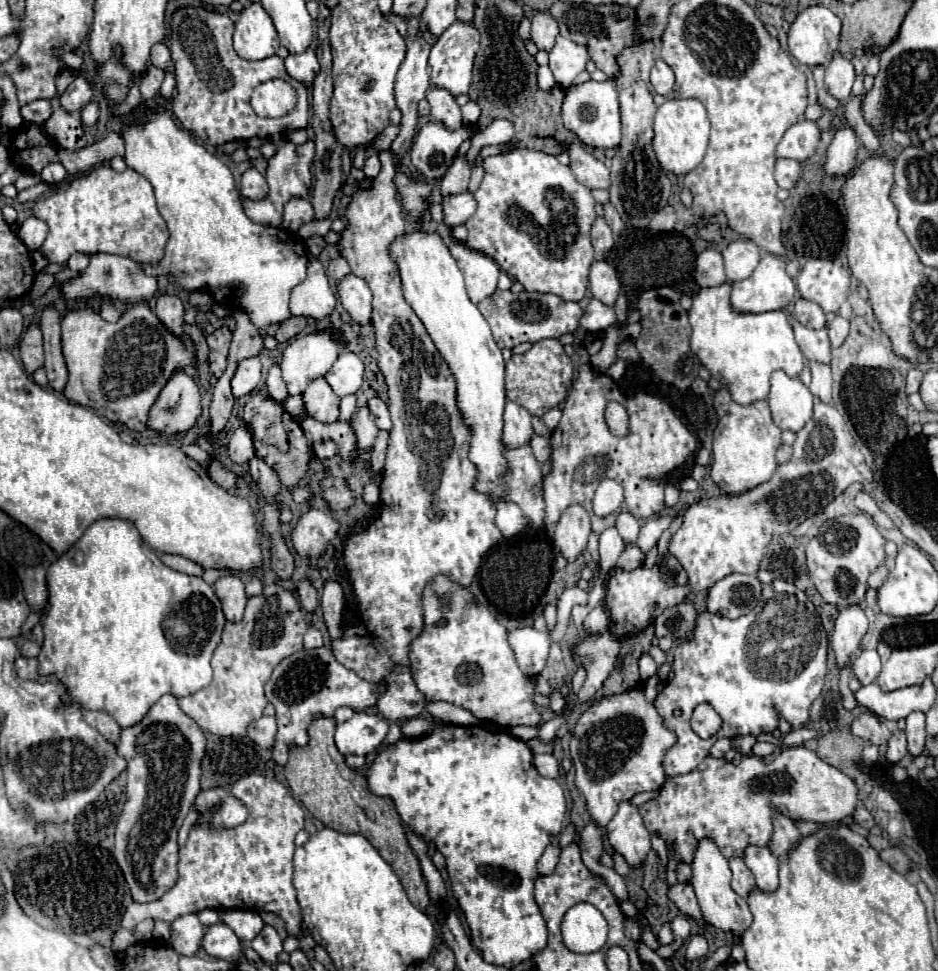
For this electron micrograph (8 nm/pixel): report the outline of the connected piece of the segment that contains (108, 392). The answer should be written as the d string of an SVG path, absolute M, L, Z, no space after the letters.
M146 302L128 306L128 310L122 314L122 318L116 324L106 322L92 308L68 312L62 320L62 352L70 374L64 396L80 406L88 406L92 410L102 412L100 414L102 418L110 422L120 422L134 432L146 430L148 412L156 402L158 392L162 390L162 386L166 384L166 380L172 376L174 370L184 368L190 376L196 376L196 358L190 342L170 334L166 326L156 318L156 314L148 308Z

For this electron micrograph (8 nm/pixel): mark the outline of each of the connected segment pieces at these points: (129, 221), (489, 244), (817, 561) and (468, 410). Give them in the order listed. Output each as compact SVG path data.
M98 166L50 196L38 198L34 216L48 224L48 238L38 252L52 264L64 264L72 254L118 254L130 256L142 264L158 264L168 242L168 228L156 208L150 182L134 172L116 172L110 166Z
M516 148L516 150L500 152L496 156L488 156L482 168L484 168L484 178L474 194L476 214L466 222L468 228L466 246L494 258L500 270L504 270L514 280L518 278L518 282L528 292L540 292L540 294L550 292L564 300L580 302L586 294L588 272L596 258L590 242L590 228L596 218L596 210L594 210L596 202L592 198L592 190L582 186L574 178L572 170L560 164L556 156L528 148Z
M868 514L840 516L826 520L820 526L820 534L814 536L806 546L808 576L826 604L836 608L862 604L868 590L868 576L886 562L884 538Z
M420 230L400 236L392 244L392 256L396 258L400 268L402 290L406 300L426 326L434 346L438 348L440 356L444 358L456 380L456 402L464 426L470 428L468 458L476 468L474 490L490 494L492 504L496 508L494 524L504 534L504 538L512 538L526 530L530 526L530 520L522 514L516 502L504 498L506 486L500 480L510 470L510 464L504 458L506 446L502 442L506 404L502 350L496 346L486 318L470 302L464 288L464 276L458 270L450 250L444 246L442 238L436 232Z

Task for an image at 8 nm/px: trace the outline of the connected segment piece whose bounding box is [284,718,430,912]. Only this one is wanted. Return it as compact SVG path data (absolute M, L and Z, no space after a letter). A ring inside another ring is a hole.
M316 718L310 726L308 746L290 750L290 760L284 770L292 794L300 798L308 812L314 818L322 820L324 826L332 830L342 830L344 834L362 834L364 838L370 838L370 842L374 842L374 848L382 854L382 858L386 858L386 862L390 862L392 870L398 874L410 902L418 906L418 910L426 912L426 908L430 906L426 880L422 878L418 858L410 850L406 830L402 828L394 802L390 798L370 794L366 778L346 766L344 756L334 744L332 728L336 728L334 718Z

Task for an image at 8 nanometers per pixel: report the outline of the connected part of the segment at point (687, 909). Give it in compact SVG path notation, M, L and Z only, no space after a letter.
M674 884L670 886L668 890L668 898L678 906L678 910L688 916L690 920L694 920L696 924L702 924L704 918L702 918L702 912L700 912L700 906L696 902L696 894L692 890L690 884Z

